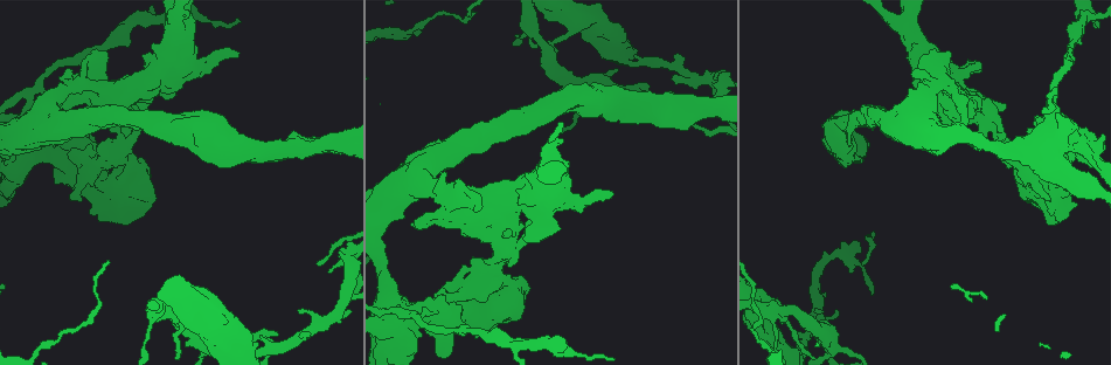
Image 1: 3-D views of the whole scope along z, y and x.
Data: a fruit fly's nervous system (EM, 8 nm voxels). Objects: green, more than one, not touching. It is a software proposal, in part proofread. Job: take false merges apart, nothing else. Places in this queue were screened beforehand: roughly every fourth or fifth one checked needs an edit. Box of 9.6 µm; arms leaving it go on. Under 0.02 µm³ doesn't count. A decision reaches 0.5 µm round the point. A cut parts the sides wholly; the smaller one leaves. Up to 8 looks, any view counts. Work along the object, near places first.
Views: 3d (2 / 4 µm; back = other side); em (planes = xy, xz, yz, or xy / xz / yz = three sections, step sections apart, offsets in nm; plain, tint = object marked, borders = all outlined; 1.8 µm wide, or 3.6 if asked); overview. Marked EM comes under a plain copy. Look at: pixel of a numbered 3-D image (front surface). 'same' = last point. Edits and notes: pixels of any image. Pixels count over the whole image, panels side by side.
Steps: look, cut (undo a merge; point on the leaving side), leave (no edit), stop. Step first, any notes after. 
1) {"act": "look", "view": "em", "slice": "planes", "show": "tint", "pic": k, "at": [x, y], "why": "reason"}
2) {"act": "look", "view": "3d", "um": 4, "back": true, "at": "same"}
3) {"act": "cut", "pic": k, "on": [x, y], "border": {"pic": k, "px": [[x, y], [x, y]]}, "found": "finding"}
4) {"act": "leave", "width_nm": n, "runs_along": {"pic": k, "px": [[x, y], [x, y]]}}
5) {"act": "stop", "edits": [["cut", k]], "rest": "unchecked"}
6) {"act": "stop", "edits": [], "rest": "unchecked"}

{"act": "look", "view": "em", "slice": "planes", "show": "tint", "pic": 1, "at": [1055, 131], "why": "abrupt turn"}

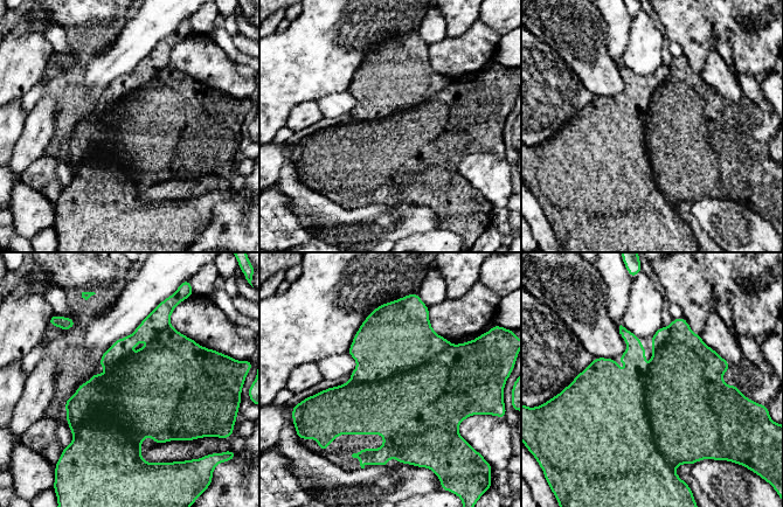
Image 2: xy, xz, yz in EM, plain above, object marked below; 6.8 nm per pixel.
{"act": "cut", "pic": 2, "on": [684, 412], "found": "two neurons meet here"}

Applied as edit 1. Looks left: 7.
{"act": "look", "view": "3d", "um": 2, "pic": 1, "at": [968, 71], "why": "calibre changes"}

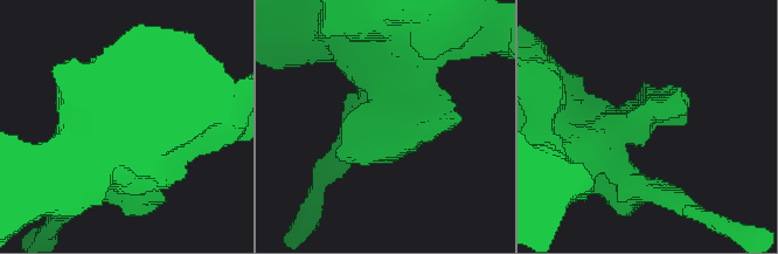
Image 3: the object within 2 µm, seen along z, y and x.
{"act": "look", "view": "em", "slice": "xy", "step": 16, "show": "tint", "pic": 3, "at": [407, 125]}

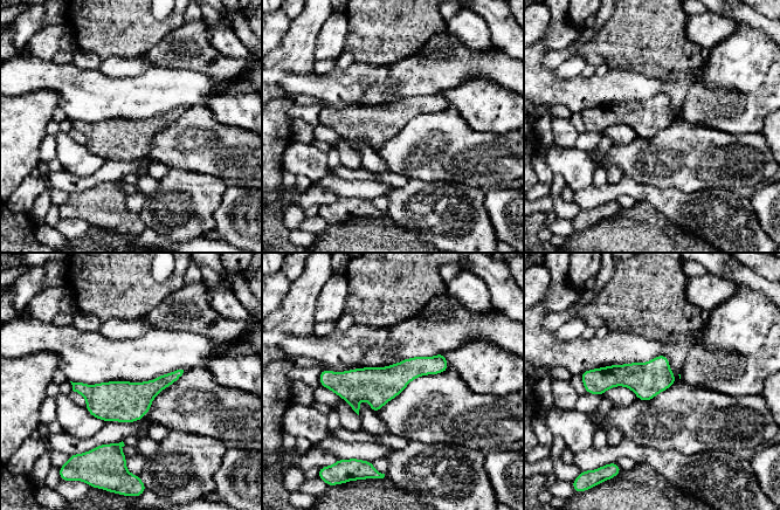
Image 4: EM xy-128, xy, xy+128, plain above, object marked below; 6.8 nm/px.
{"act": "look", "view": "em", "slice": "planes", "show": "tint", "at": "same"}

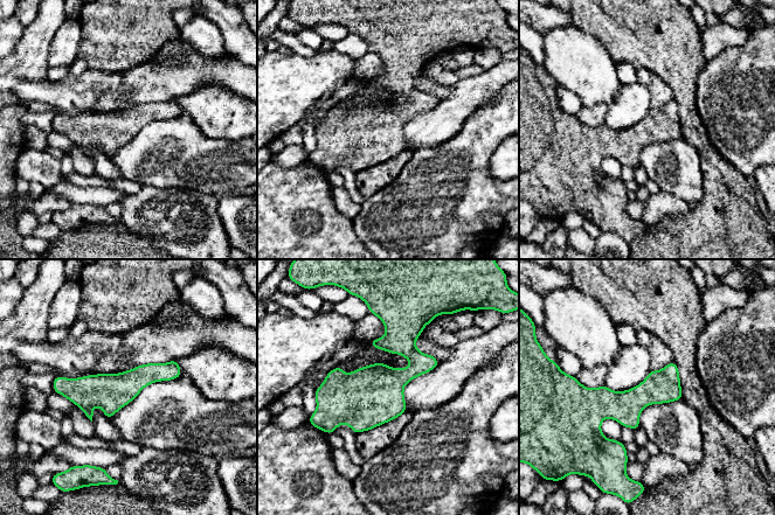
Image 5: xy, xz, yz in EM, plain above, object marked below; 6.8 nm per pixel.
{"act": "leave", "runs_along": {"pic": 5, "px": [[178, 370], [125, 387], [56, 384]]}, "found": "all the same neuron"}

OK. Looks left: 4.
{"act": "look", "view": "3d", "um": 4, "pic": 1, "at": [283, 149], "why": "thick turns thin"}

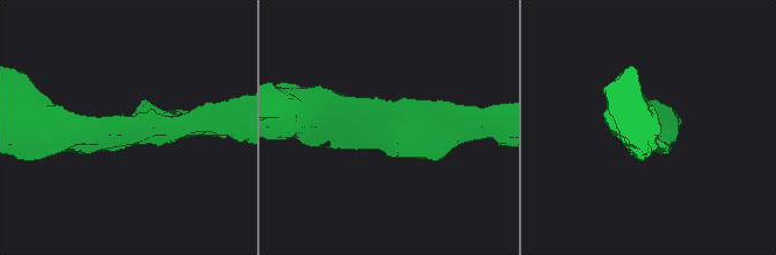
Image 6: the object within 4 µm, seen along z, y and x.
{"act": "look", "view": "em", "slice": "planes", "show": "tint", "pic": 6, "at": [131, 131], "arm_widths_nm": [260, 460], "why": "need the tissue"}

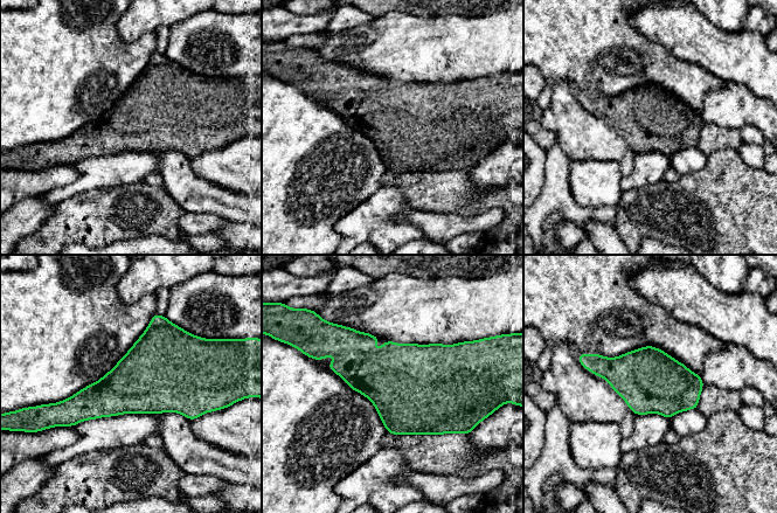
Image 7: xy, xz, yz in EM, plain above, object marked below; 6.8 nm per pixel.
{"act": "leave", "found": "all the same neuron"}

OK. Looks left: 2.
{"act": "stop", "edits": [["cut", 2]], "rest": "unchecked"}

